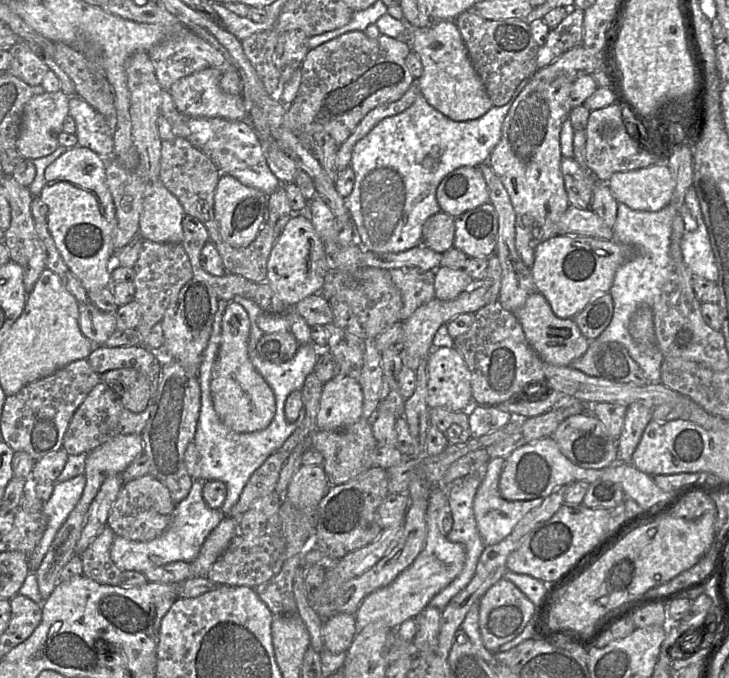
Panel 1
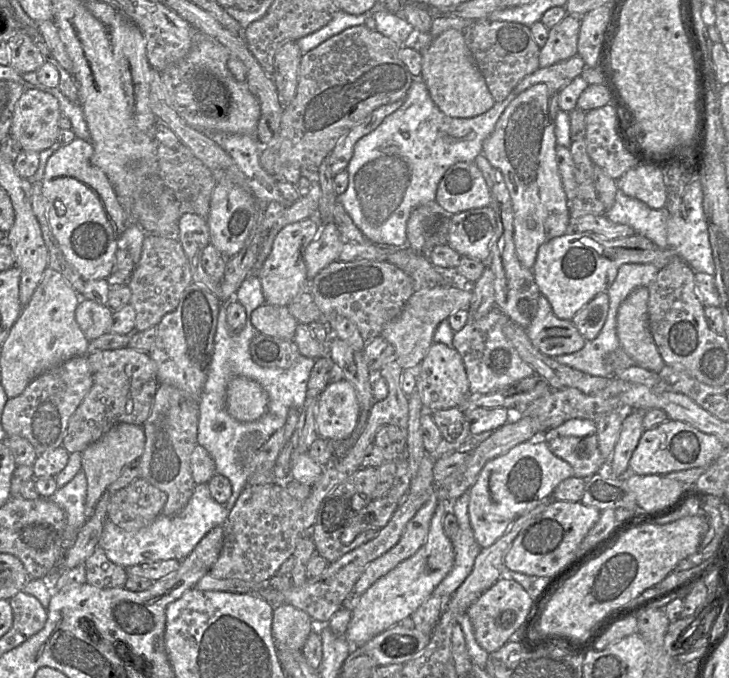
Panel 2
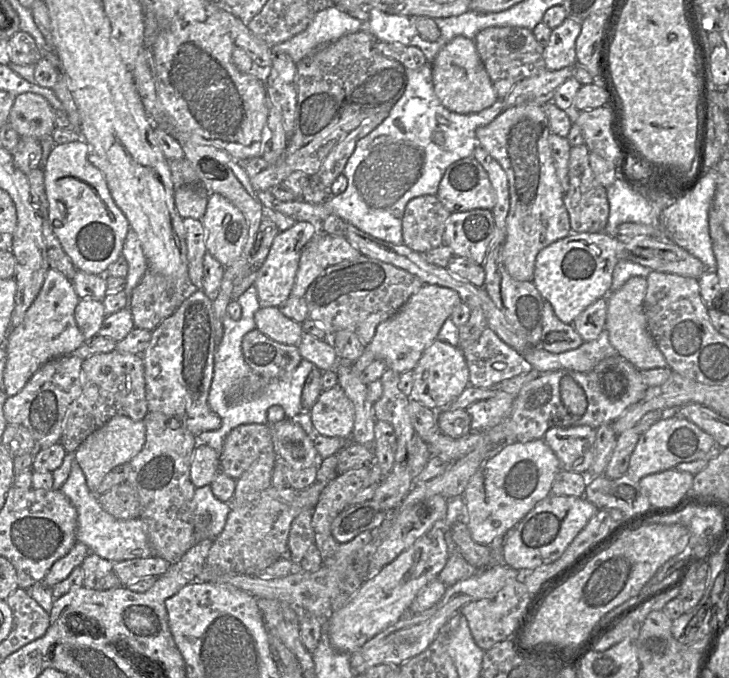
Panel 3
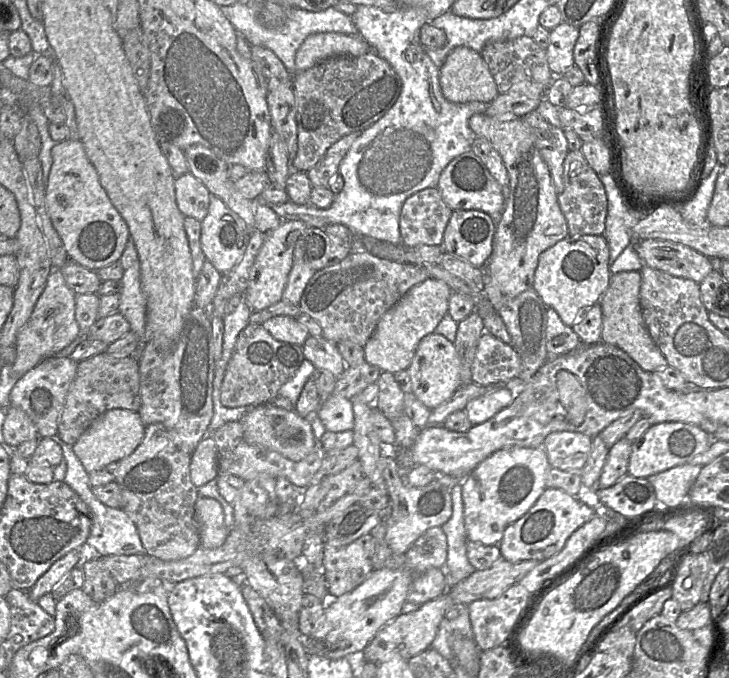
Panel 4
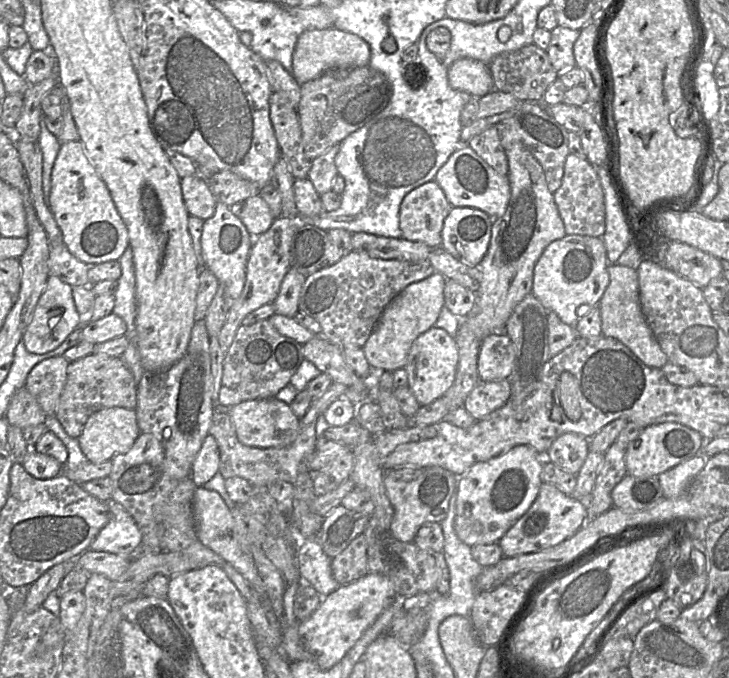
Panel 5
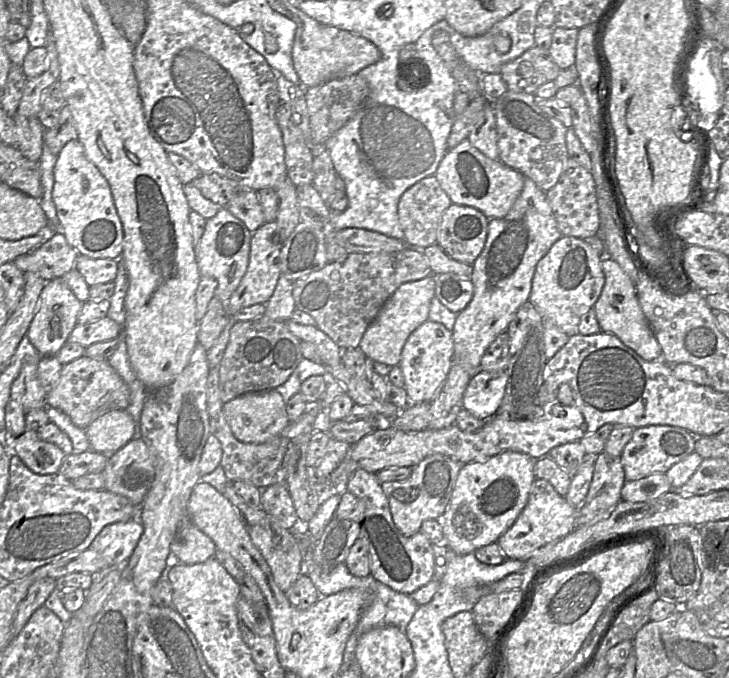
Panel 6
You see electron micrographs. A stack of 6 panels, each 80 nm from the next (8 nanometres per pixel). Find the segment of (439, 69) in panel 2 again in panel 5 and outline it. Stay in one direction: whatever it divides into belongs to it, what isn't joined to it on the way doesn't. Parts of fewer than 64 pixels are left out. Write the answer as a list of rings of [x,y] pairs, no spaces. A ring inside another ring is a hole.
[[[461,58],[448,67],[448,81],[452,89],[481,98],[494,90],[489,67],[481,61]]]

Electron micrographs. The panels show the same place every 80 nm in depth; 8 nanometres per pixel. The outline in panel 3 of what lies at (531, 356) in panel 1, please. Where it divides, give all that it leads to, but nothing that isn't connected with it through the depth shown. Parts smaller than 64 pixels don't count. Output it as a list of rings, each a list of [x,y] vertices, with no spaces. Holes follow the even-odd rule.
[[[487,327],[479,339],[465,348],[469,384],[487,388],[532,370],[528,362]]]

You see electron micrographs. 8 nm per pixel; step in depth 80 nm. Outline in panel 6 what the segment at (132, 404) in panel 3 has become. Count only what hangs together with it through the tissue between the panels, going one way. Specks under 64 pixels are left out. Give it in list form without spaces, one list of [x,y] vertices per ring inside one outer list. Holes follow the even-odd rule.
[[[86,355],[63,365],[57,384],[46,394],[47,407],[64,412],[77,427],[82,429],[86,429],[108,411],[126,409],[129,403],[129,387],[108,361]]]

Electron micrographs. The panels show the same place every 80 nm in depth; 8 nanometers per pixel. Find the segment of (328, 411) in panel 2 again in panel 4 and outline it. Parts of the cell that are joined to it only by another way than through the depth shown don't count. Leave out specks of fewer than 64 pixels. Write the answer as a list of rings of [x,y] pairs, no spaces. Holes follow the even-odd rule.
[[[329,395],[323,397],[316,411],[326,431],[343,432],[352,430],[354,426],[353,406],[350,399]]]

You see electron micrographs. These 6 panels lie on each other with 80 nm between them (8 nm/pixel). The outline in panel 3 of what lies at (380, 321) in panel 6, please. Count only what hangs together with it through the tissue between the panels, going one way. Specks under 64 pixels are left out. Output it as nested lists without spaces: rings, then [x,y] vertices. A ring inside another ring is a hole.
[[[423,284],[393,316],[377,326],[373,339],[365,349],[399,374],[412,371],[425,349],[437,338],[443,323],[461,302],[457,292],[450,288]]]

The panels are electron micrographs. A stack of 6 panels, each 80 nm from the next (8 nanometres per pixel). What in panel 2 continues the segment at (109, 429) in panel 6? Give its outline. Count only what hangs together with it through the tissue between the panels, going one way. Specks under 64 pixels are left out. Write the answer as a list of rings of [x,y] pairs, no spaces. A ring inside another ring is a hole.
[[[119,423],[104,434],[98,441],[81,452],[82,470],[87,480],[85,509],[87,518],[92,513],[96,503],[107,490],[108,486],[120,475],[122,469],[129,463],[139,460],[144,452],[145,433],[143,426]]]

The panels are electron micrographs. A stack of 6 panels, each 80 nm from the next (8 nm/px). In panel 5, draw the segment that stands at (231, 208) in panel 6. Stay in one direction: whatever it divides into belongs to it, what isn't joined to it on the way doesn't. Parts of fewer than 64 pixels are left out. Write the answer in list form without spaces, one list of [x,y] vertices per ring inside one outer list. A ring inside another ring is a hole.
[[[259,195],[247,198],[236,210],[237,216],[252,237],[266,232],[275,220],[270,208]]]

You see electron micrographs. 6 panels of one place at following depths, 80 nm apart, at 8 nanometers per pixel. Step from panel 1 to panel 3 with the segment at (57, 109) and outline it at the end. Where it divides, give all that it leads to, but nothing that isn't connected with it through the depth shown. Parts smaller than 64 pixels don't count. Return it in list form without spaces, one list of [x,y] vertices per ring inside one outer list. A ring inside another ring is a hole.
[[[26,92],[16,96],[8,122],[20,137],[37,140],[52,135],[55,114],[50,103],[41,95]]]

